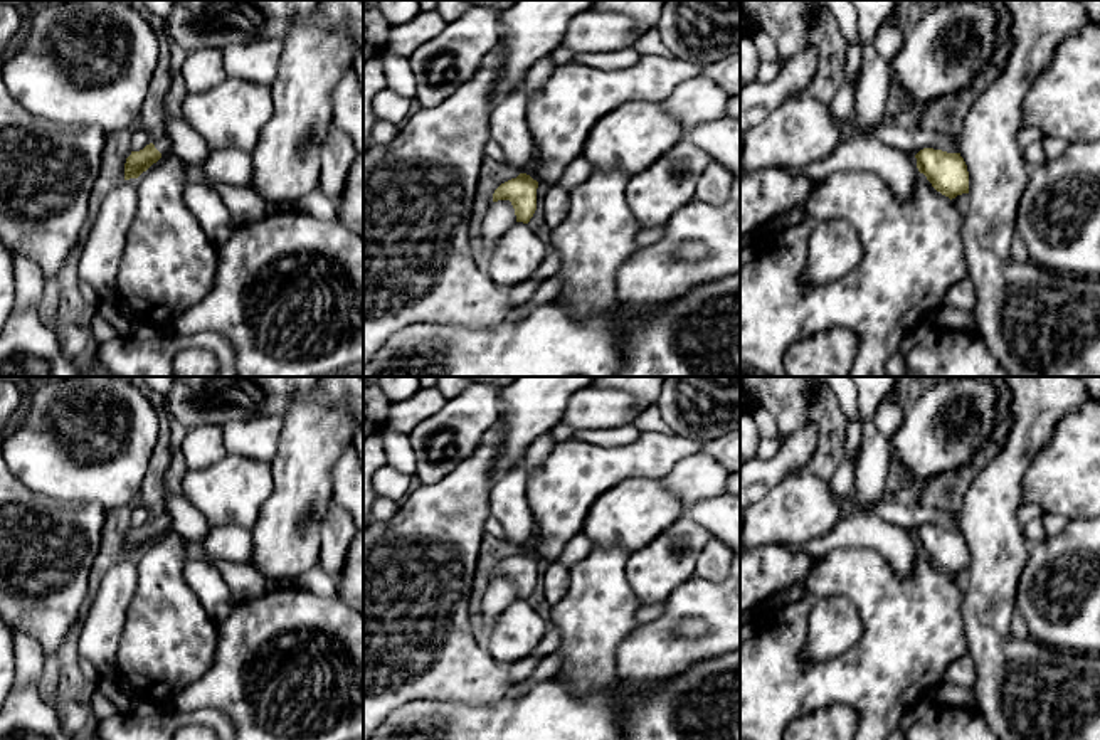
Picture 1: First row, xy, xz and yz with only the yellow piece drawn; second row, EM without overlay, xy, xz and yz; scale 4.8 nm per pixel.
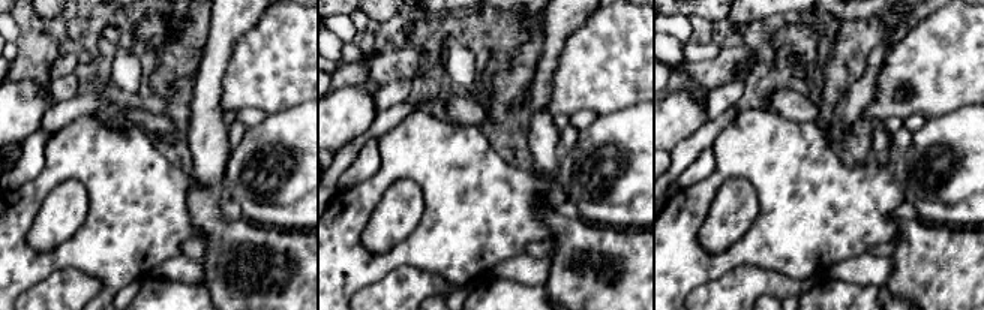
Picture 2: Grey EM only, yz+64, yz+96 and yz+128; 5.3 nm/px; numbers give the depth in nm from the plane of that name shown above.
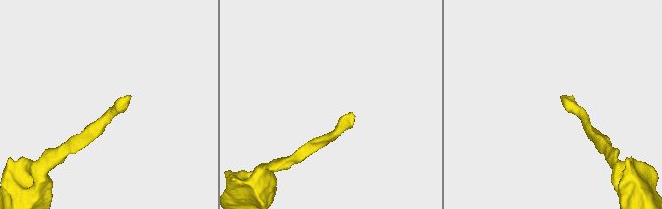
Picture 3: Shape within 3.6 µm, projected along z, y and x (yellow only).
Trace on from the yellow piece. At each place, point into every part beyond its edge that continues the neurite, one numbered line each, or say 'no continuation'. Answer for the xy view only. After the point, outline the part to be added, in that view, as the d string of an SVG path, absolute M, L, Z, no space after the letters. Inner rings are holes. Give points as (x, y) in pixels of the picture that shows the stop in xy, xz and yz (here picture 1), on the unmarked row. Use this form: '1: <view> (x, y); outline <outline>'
1: xy (163, 520); outline M165 510L153 521L160 530L165 530L172 525L172 515Z

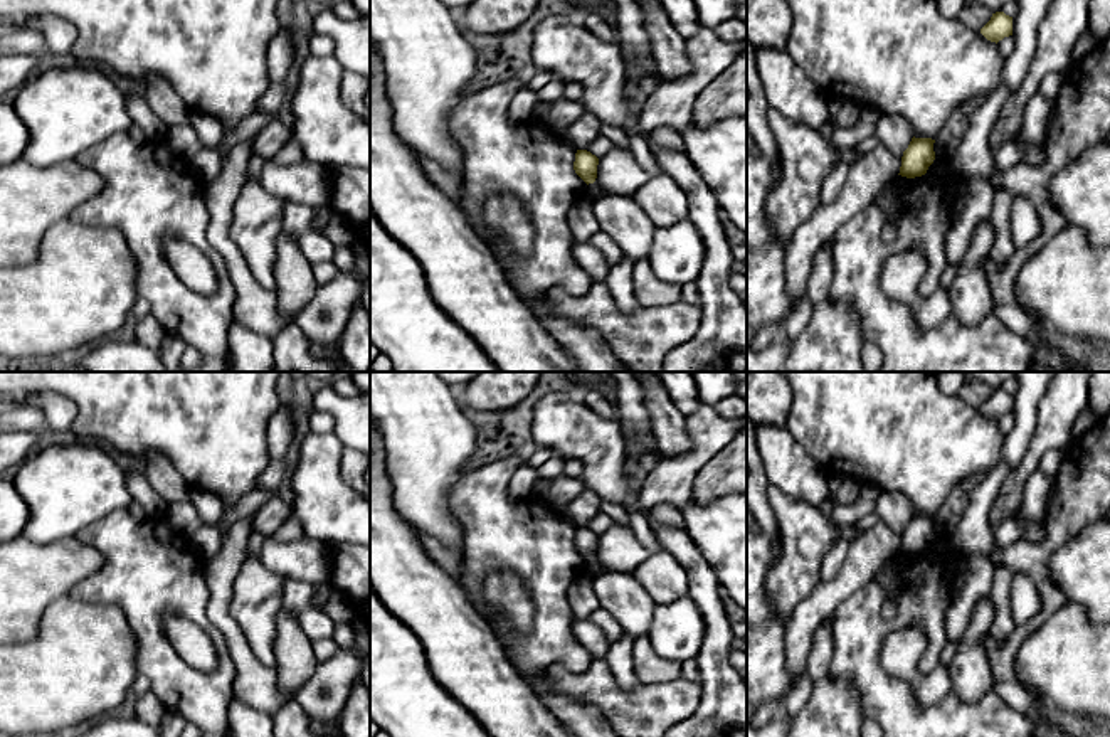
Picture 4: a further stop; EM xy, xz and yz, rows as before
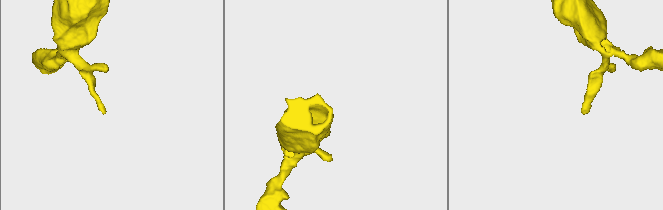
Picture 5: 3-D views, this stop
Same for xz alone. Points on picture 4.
no continuation

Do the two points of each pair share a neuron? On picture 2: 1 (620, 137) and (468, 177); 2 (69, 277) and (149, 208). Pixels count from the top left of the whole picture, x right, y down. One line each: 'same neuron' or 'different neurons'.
1: different neurons
2: different neurons

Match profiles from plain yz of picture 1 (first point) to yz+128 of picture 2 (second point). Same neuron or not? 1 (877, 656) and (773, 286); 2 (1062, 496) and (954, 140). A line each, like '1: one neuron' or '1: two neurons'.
1: two neurons
2: two neurons

